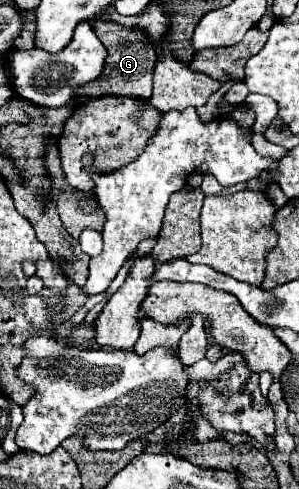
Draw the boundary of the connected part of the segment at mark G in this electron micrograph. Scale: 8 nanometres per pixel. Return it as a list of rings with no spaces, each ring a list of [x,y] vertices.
[[[97,20],[93,24],[93,30],[99,36],[99,40],[103,42],[103,46],[107,48],[105,66],[97,80],[75,88],[75,98],[79,102],[91,100],[91,98],[101,98],[101,96],[127,96],[127,98],[149,100],[151,84],[153,84],[153,68],[157,62],[157,54],[155,54],[151,40],[141,30],[125,28],[121,24],[105,22],[105,20]]]

